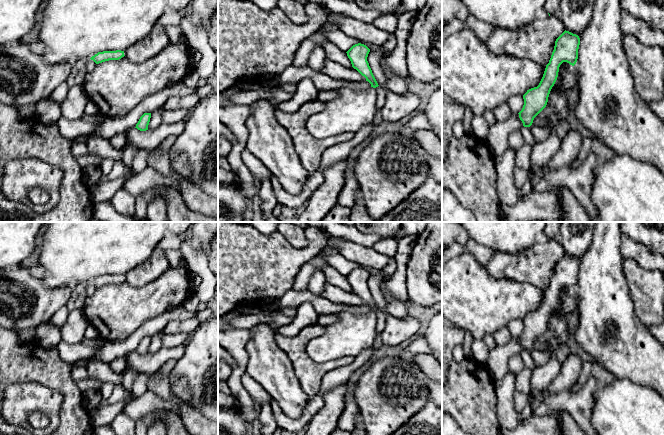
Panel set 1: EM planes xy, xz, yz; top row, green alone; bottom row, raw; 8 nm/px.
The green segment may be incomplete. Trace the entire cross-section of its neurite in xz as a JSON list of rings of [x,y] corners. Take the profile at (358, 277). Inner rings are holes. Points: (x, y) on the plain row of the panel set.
[[[361,267],[353,269],[346,277],[351,285],[352,291],[356,293],[371,308],[371,311],[378,311],[378,307],[372,297],[367,285],[370,273]]]

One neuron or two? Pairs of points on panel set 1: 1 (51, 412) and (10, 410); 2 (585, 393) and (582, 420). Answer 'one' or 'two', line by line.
1: one
2: one

